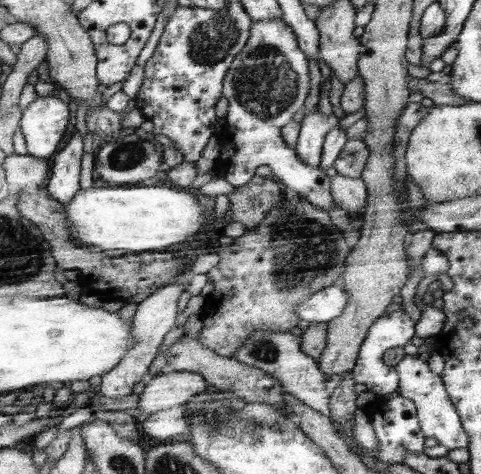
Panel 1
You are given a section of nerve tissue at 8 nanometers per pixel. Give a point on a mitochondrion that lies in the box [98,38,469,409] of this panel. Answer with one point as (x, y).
(266, 84)

